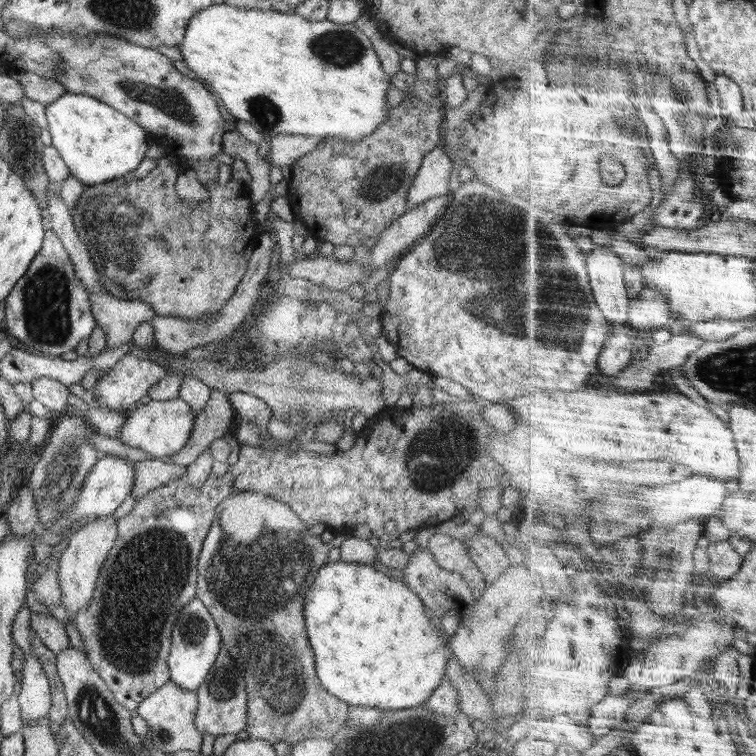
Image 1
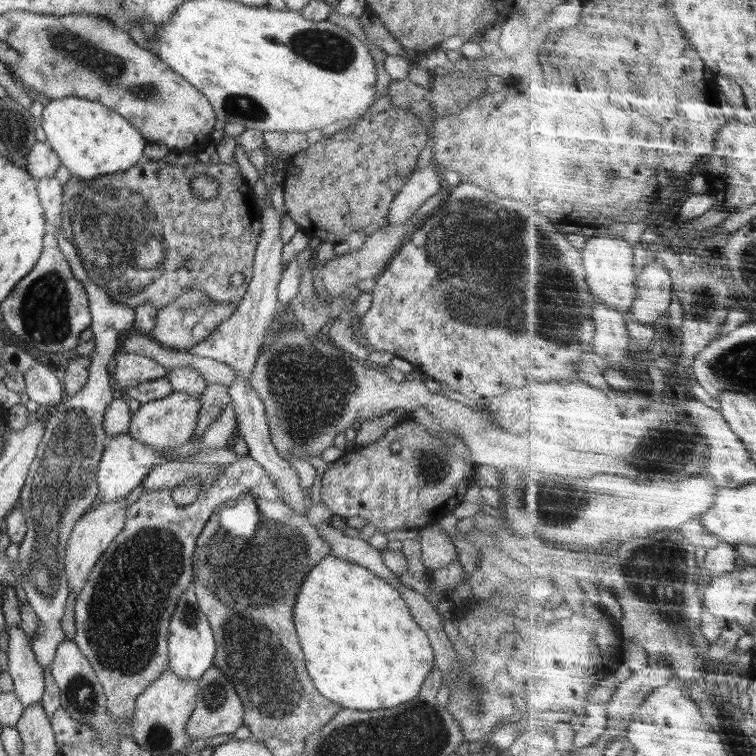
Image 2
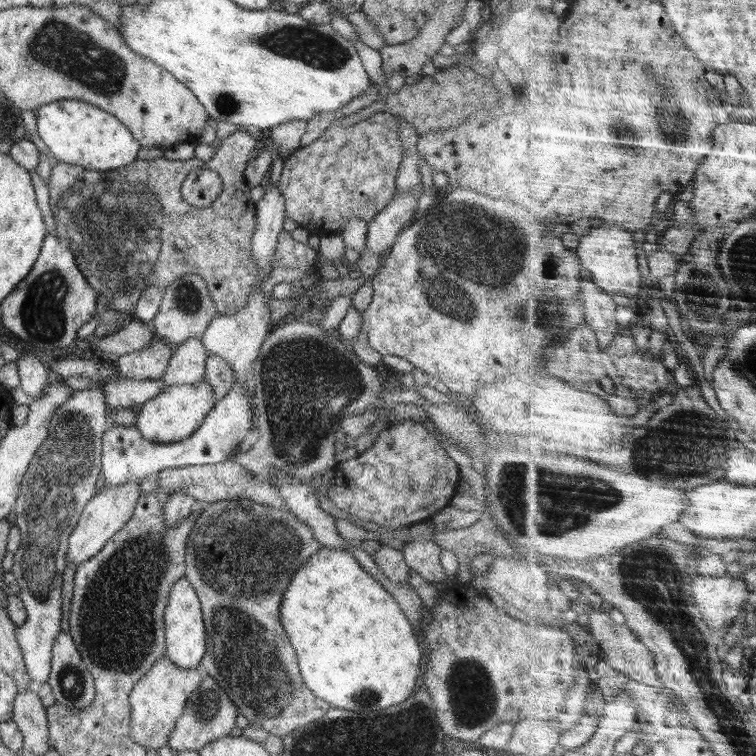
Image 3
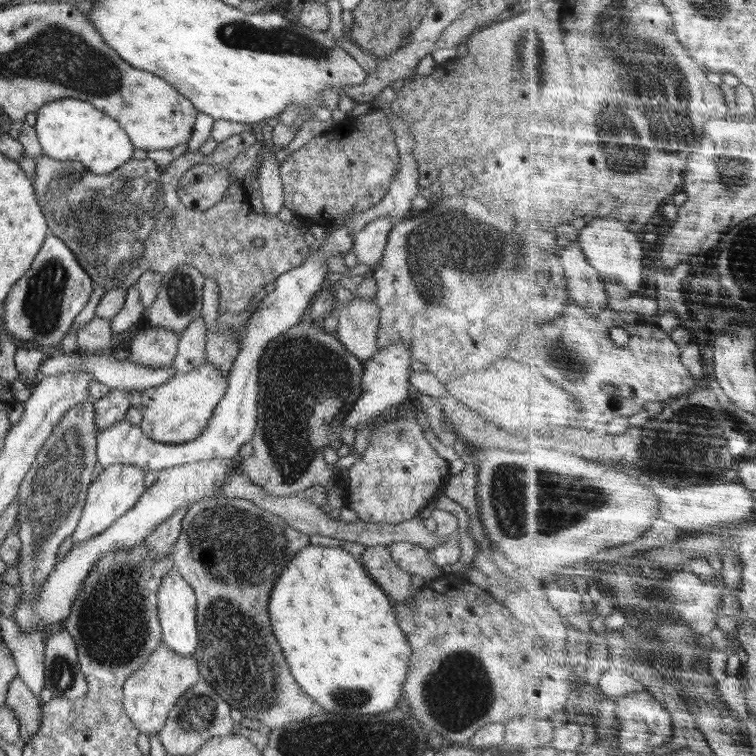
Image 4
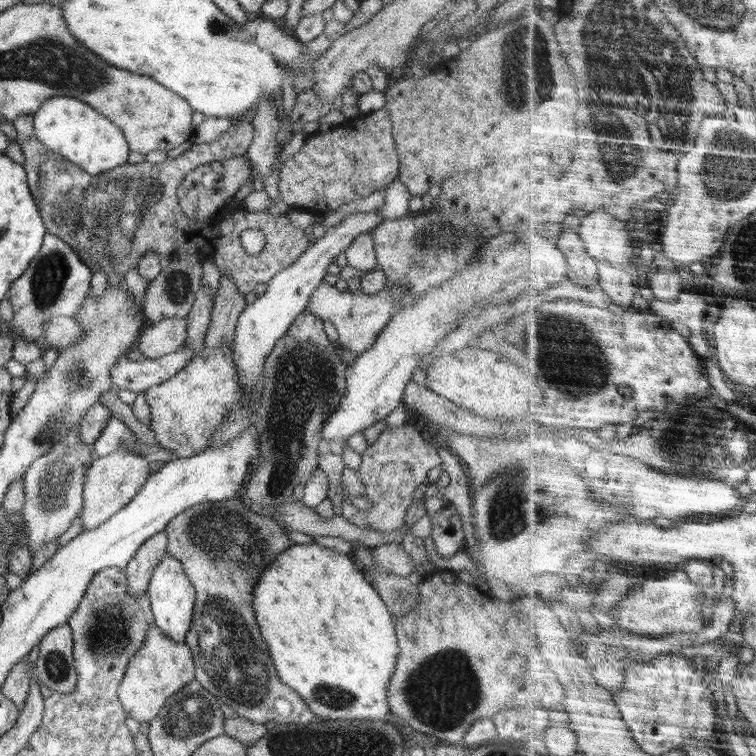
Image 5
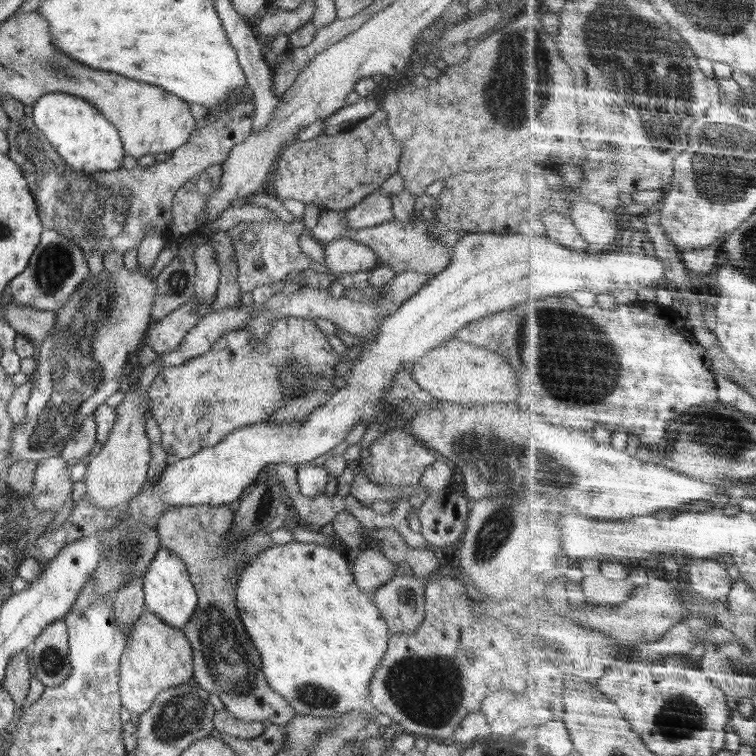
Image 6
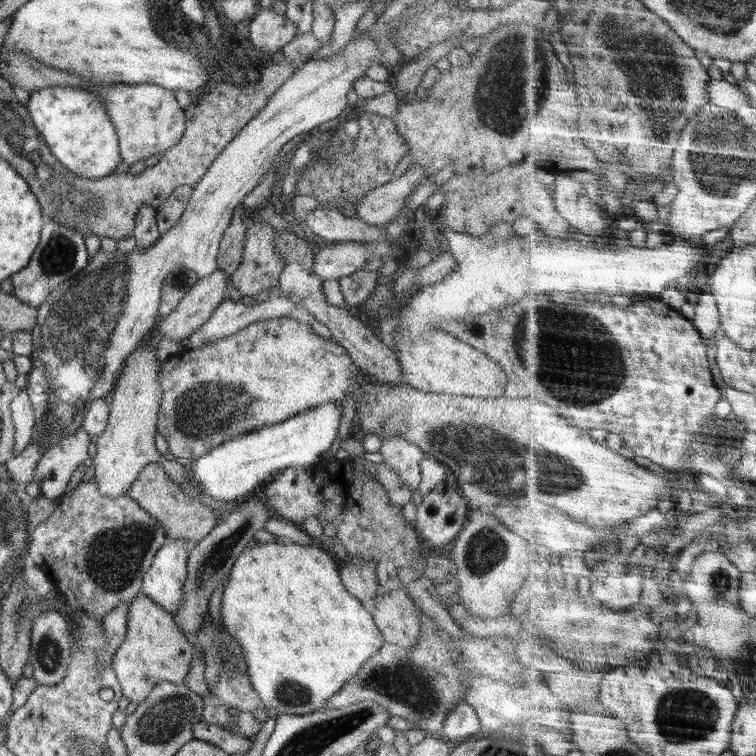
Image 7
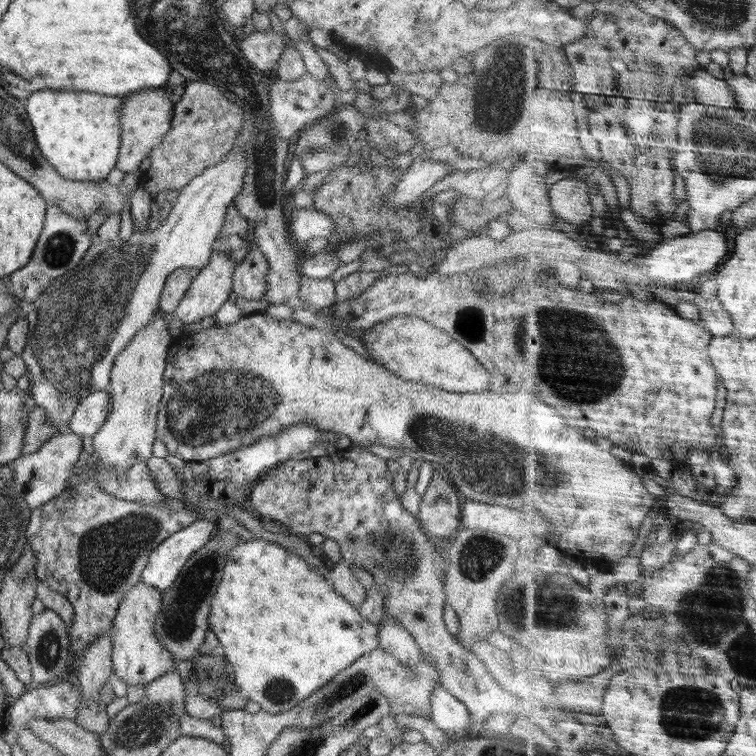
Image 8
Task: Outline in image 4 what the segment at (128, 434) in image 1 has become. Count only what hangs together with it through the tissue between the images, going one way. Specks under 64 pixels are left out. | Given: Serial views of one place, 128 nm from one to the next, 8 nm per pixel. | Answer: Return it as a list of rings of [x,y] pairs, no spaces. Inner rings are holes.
[[[207,362],[200,368],[170,377],[163,385],[141,391],[142,420],[139,424],[144,434],[158,443],[186,444],[192,442],[207,428],[211,414],[228,388],[227,378]]]

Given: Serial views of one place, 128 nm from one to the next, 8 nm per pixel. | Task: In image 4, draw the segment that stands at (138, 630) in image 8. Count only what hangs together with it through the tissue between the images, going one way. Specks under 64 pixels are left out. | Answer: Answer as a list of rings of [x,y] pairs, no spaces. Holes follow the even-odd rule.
[[[163,642],[152,651],[148,660],[125,680],[123,705],[139,732],[159,734],[171,708],[196,682],[201,679],[193,657],[182,656]]]

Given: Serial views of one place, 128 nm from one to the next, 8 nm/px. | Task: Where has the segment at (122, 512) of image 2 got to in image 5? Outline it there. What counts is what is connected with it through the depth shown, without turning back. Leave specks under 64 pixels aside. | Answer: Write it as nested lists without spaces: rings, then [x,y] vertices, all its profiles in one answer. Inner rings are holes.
[[[130,447],[119,448],[114,453],[99,457],[90,462],[89,469],[85,472],[83,484],[83,530],[92,530],[124,508],[142,488],[150,476],[149,462],[140,453],[133,453]]]

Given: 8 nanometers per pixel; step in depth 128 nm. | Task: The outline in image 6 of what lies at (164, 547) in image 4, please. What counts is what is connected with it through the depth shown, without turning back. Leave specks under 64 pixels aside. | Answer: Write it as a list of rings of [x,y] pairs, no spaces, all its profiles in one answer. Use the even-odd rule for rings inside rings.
[[[137,577],[134,581],[124,585],[116,592],[117,598],[113,603],[114,615],[118,621],[118,629],[122,633],[128,633],[130,627],[146,609],[144,595],[144,578]]]

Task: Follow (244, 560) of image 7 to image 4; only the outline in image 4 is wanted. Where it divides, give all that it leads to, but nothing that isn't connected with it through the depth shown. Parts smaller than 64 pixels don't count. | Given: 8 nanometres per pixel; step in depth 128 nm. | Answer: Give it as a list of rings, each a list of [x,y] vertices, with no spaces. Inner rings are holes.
[[[308,545],[301,548],[296,556],[292,557],[292,562],[288,562],[288,566],[284,568],[284,572],[280,574],[276,586],[270,592],[270,600],[268,600],[267,611],[270,614],[270,624],[274,630],[274,636],[284,652],[284,658],[290,666],[292,676],[296,678],[296,683],[302,688],[302,691],[318,703],[324,712],[334,712],[336,714],[348,715],[364,715],[364,714],[380,714],[382,712],[390,712],[396,706],[399,706],[400,698],[402,698],[402,688],[404,688],[404,679],[408,674],[409,658],[412,649],[406,640],[406,635],[398,627],[396,621],[396,612],[393,610],[394,602],[390,602],[388,596],[380,589],[370,575],[367,574],[365,568],[360,561],[344,551],[340,547],[314,546]]]

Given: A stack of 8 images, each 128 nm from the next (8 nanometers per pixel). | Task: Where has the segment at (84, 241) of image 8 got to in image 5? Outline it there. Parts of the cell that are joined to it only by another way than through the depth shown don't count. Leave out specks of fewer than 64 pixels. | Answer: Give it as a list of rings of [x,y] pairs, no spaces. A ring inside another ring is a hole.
[[[47,232],[43,240],[42,250],[32,260],[28,270],[12,281],[6,296],[14,309],[14,317],[10,322],[13,335],[18,334],[37,343],[43,337],[45,324],[51,321],[49,318],[74,318],[86,295],[90,294],[92,276],[91,268],[59,236]]]

